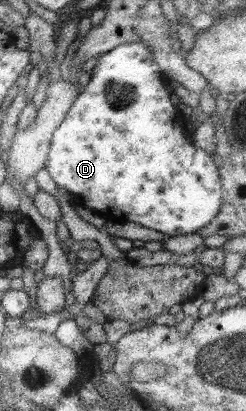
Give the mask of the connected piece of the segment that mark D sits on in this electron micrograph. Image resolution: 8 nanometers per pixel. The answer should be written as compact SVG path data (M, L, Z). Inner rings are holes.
M141 41L125 43L125 45L115 47L109 53L102 54L101 57L98 57L97 64L91 70L89 83L83 87L76 100L73 100L63 121L52 134L46 169L58 188L63 188L71 193L75 204L85 205L85 207L102 214L107 220L115 219L117 221L133 222L164 233L167 236L189 235L189 233L196 233L196 231L208 226L213 221L213 218L222 208L222 201L228 193L223 188L220 169L213 162L211 153L193 145L192 140L183 134L187 121L179 117L182 109L176 107L176 104L173 103L171 99L173 93L169 83L169 80L163 77L162 69L156 62L156 58L153 57L153 53Z

